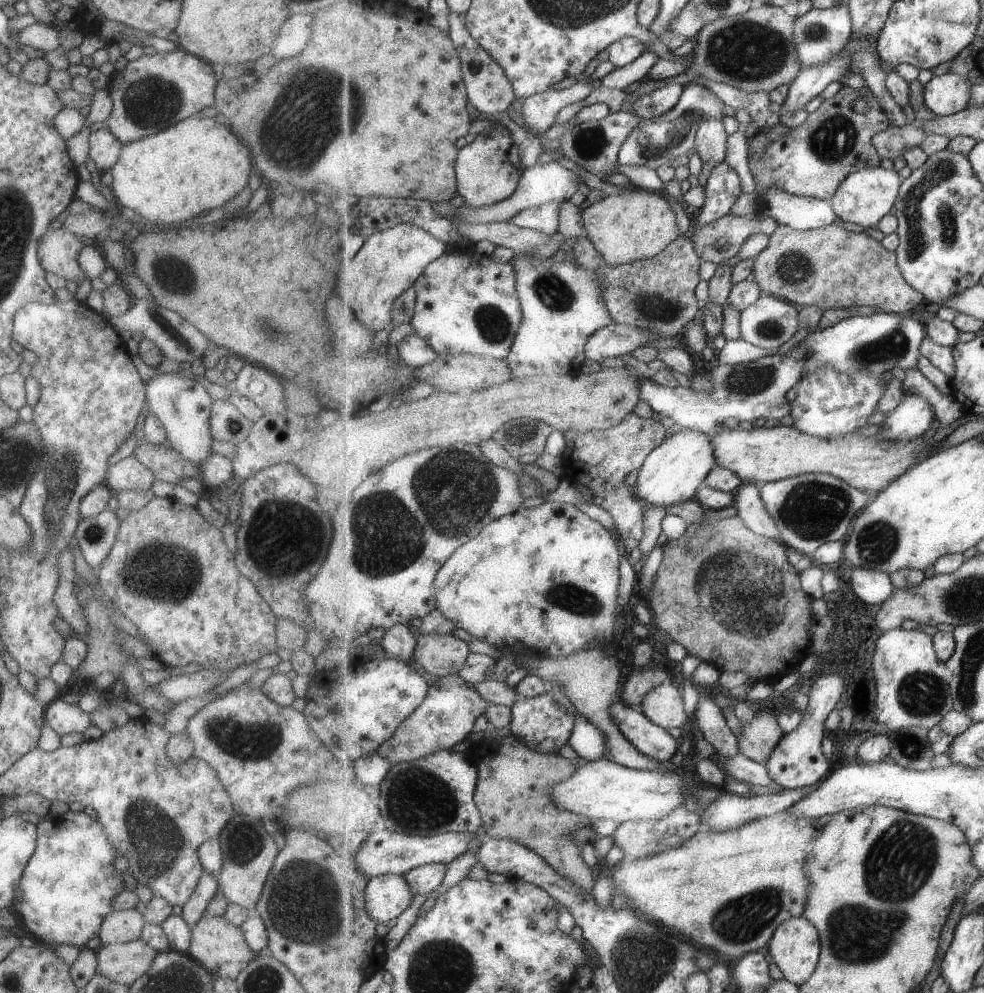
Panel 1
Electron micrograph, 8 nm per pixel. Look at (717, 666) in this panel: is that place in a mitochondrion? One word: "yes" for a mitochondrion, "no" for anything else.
no

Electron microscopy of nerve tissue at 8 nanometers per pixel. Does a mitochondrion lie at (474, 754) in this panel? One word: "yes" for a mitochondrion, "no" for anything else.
no

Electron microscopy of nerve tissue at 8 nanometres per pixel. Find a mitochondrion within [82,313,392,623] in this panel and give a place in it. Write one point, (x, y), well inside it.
(284, 537)

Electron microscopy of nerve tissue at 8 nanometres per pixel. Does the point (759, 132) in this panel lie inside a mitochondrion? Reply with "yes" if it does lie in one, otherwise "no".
no

